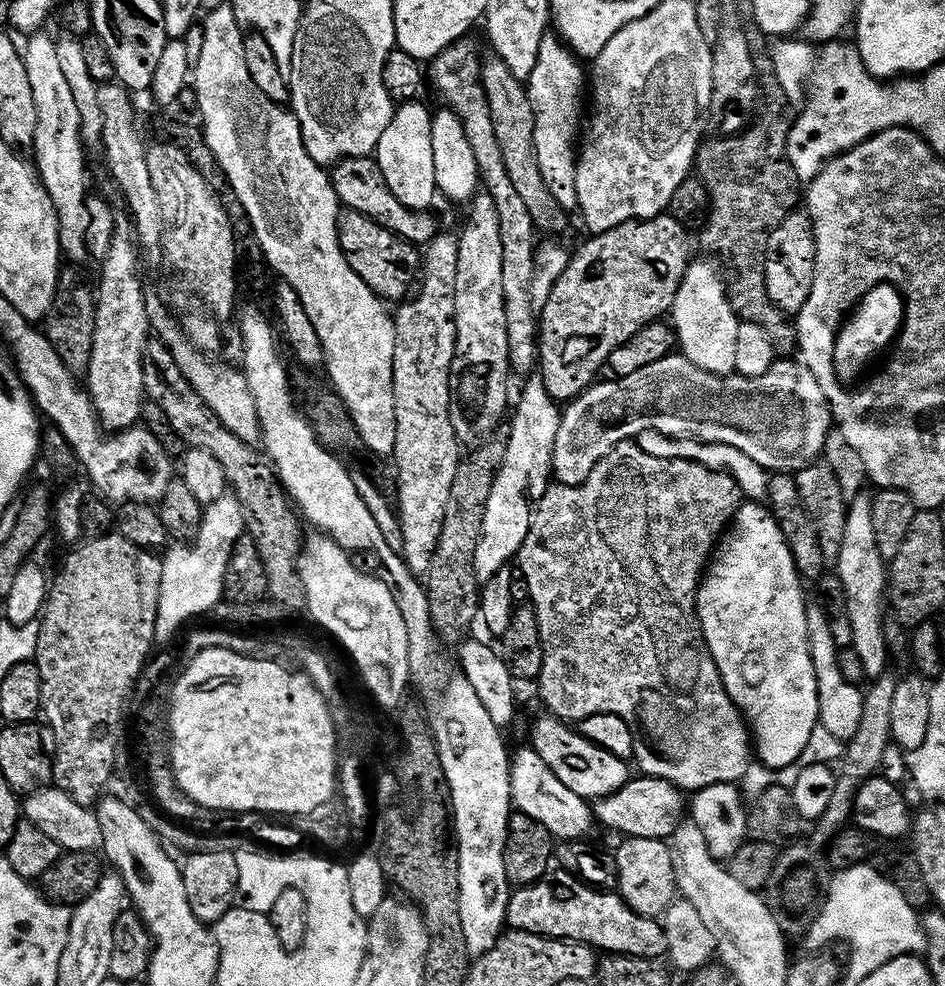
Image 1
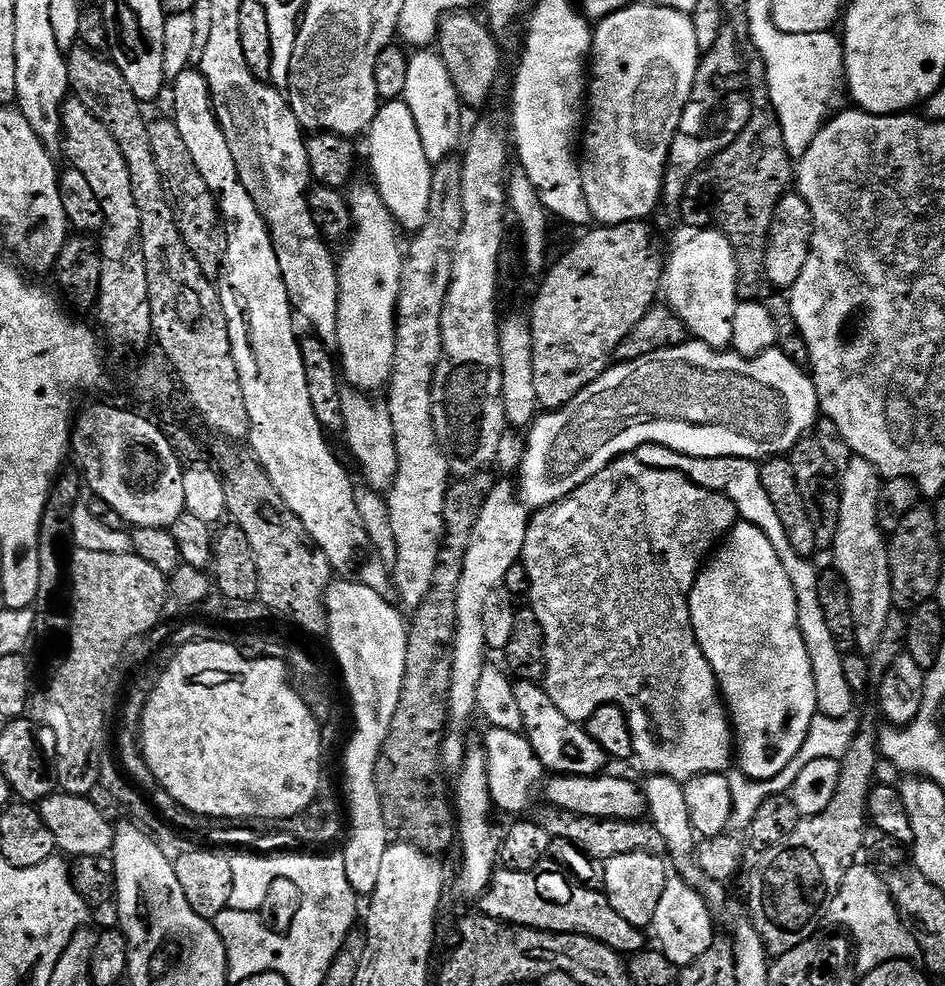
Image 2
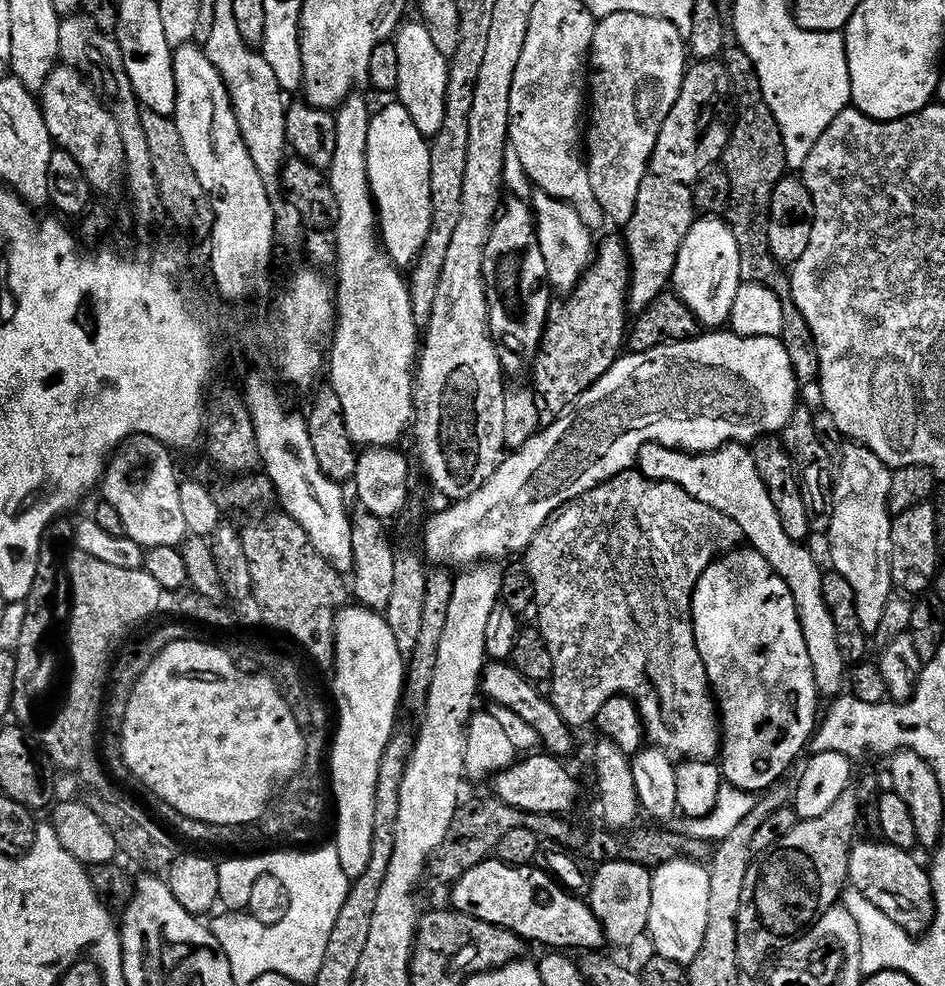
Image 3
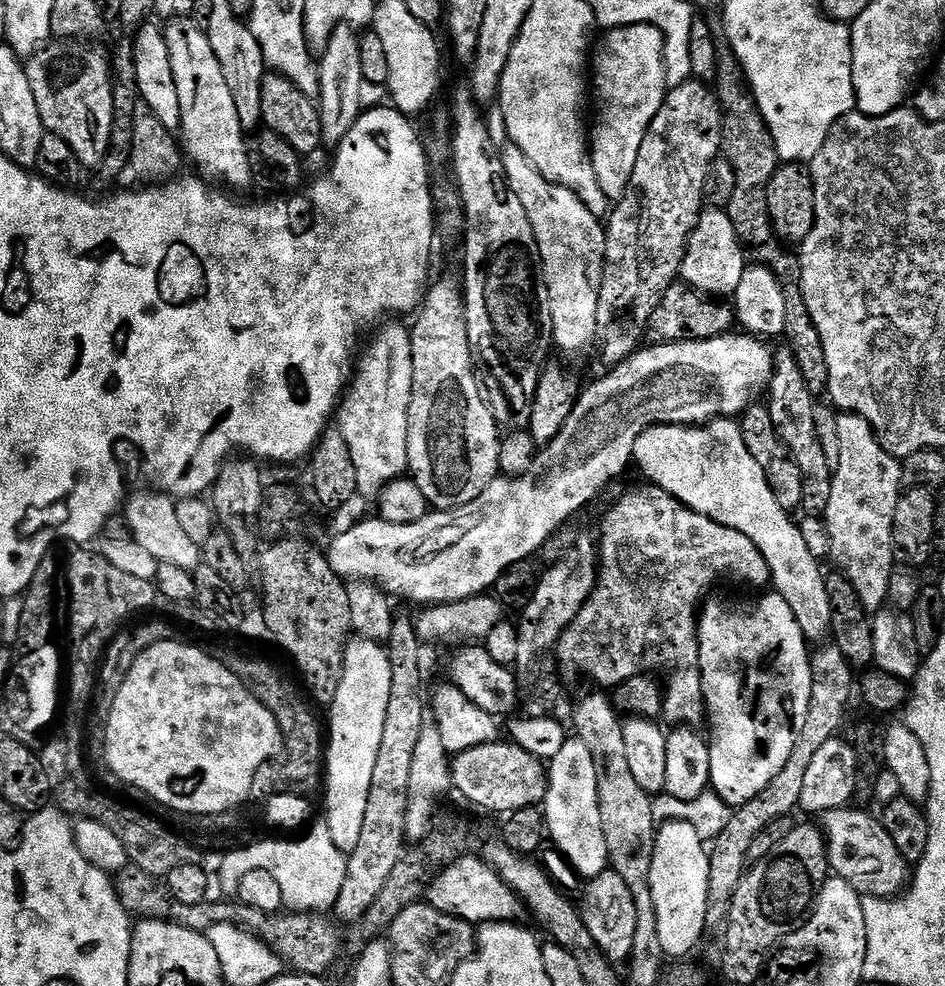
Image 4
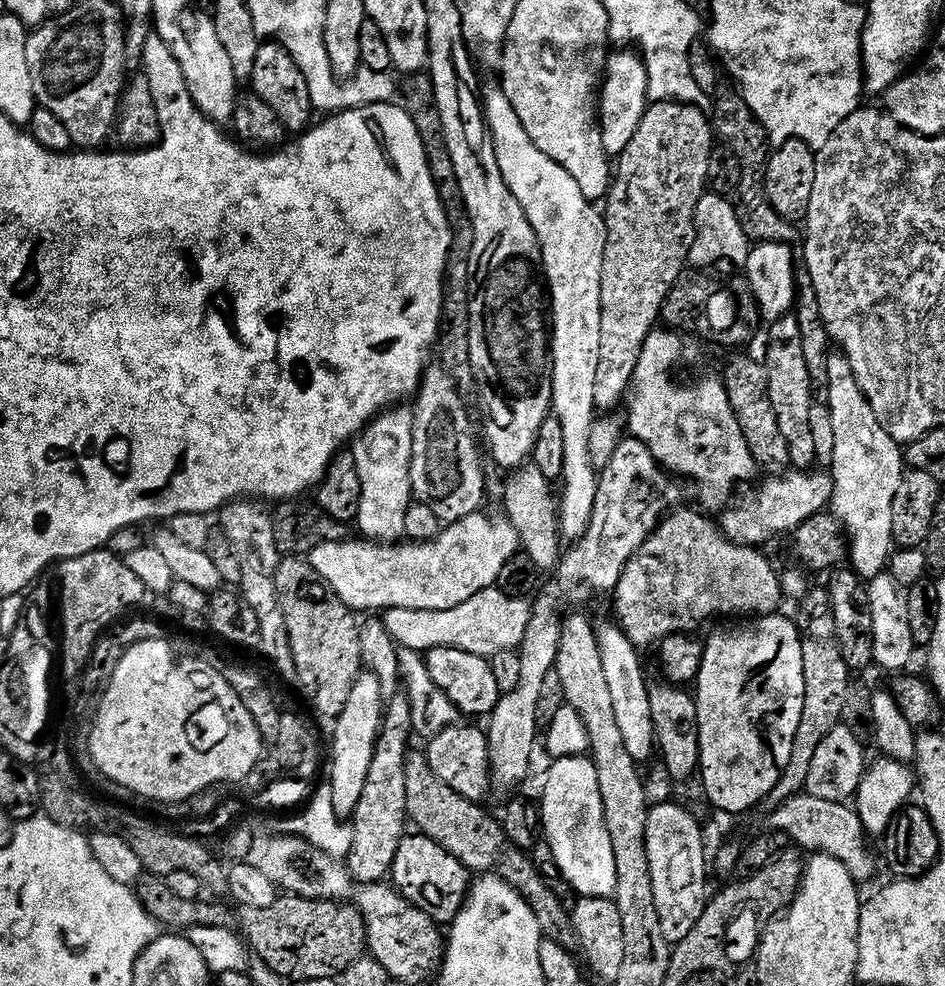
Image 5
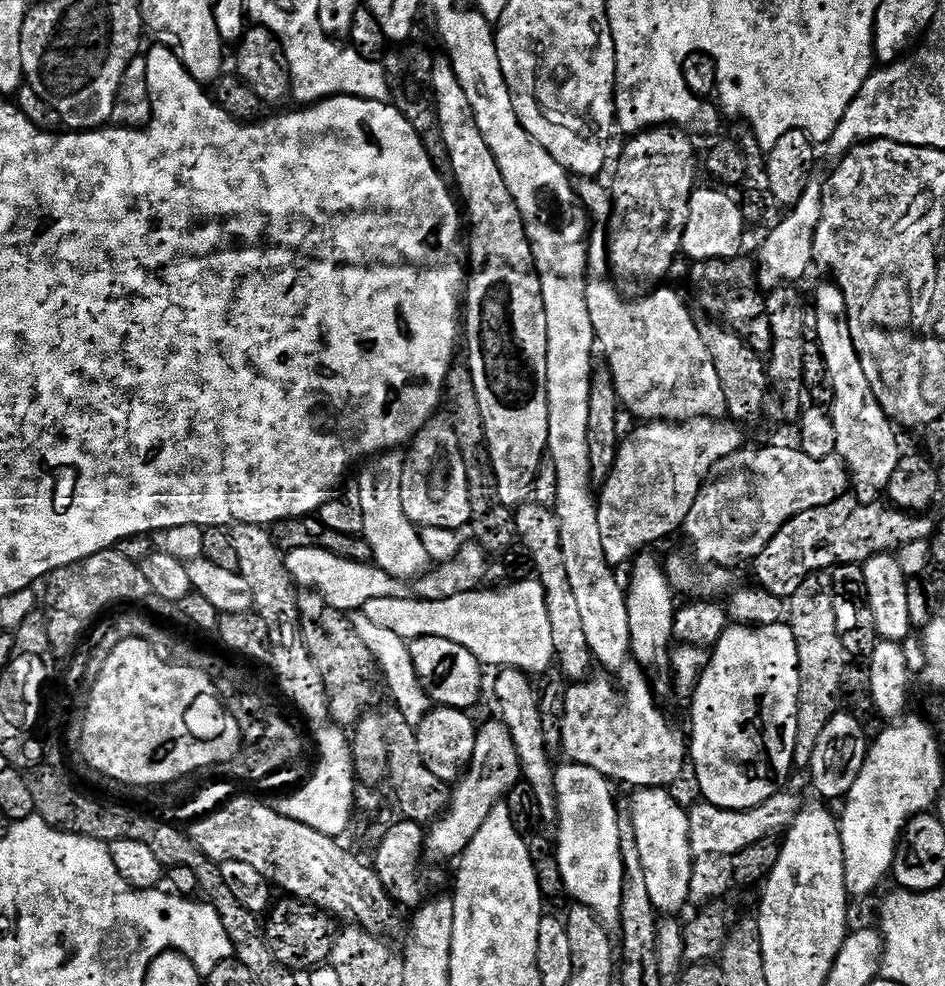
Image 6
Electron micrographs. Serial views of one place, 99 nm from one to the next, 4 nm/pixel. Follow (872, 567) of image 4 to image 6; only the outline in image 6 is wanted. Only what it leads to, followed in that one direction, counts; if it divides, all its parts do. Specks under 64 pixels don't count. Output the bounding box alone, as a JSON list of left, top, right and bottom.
[814,282,902,498]

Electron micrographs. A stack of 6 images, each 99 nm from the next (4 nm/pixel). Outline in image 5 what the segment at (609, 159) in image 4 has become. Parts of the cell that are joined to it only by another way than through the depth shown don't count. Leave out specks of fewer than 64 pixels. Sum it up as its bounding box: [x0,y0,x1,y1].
[600,50,649,158]

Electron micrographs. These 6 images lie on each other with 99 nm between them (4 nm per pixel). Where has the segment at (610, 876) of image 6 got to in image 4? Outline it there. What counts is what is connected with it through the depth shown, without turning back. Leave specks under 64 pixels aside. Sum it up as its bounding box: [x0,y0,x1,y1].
[542,738,609,878]

